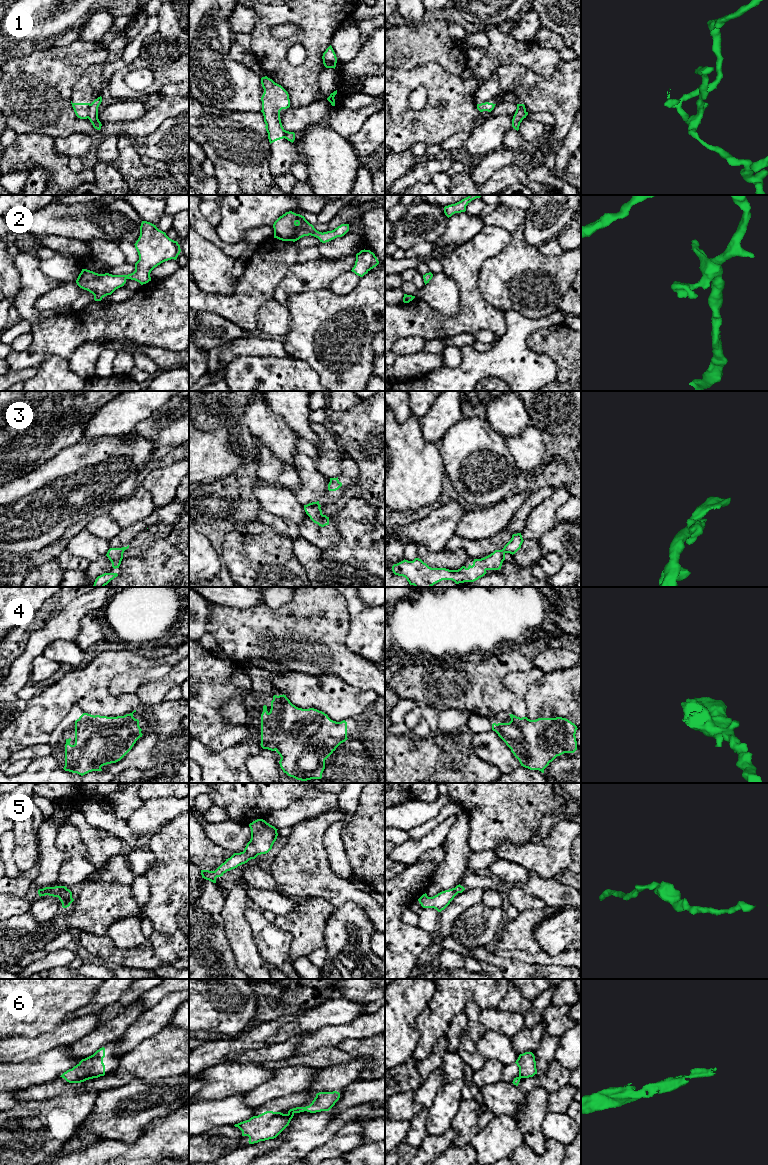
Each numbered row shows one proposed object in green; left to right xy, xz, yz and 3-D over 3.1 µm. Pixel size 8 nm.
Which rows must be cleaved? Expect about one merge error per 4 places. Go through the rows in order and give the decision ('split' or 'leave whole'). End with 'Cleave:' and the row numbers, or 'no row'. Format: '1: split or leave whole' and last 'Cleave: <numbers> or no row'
1: split
2: leave whole
3: leave whole
4: leave whole
5: leave whole
6: split
Cleave: 1, 6

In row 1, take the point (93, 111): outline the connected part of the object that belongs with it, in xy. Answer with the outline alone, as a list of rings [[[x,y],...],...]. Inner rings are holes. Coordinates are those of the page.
[[[98,97],[90,104],[88,119],[92,123],[93,127],[97,130],[101,129],[101,122],[98,119],[98,107],[102,102],[102,97]]]

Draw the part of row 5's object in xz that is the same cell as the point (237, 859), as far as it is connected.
[[[257,819],[249,824],[251,839],[243,852],[234,853],[226,859],[215,871],[201,870],[202,878],[216,883],[216,878],[238,866],[255,859],[258,855],[268,853],[277,839],[278,833],[274,826],[263,819]]]

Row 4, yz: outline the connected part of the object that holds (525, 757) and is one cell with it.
[[[509,714],[509,723],[493,723],[492,730],[506,743],[511,752],[519,760],[521,766],[530,770],[544,769],[557,756],[564,753],[574,753],[577,750],[576,730],[577,726],[566,718],[538,718],[530,720],[527,717],[517,717]]]

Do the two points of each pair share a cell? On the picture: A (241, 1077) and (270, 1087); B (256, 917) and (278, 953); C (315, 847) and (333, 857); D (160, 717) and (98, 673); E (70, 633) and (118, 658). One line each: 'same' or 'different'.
A: different
B: same
C: different
D: different
E: different

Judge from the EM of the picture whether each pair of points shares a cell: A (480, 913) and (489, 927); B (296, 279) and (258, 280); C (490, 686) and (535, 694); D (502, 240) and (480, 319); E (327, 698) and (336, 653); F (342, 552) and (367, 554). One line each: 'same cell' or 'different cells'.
A: same cell
B: different cells
C: different cells
D: same cell
E: different cells
F: same cell

